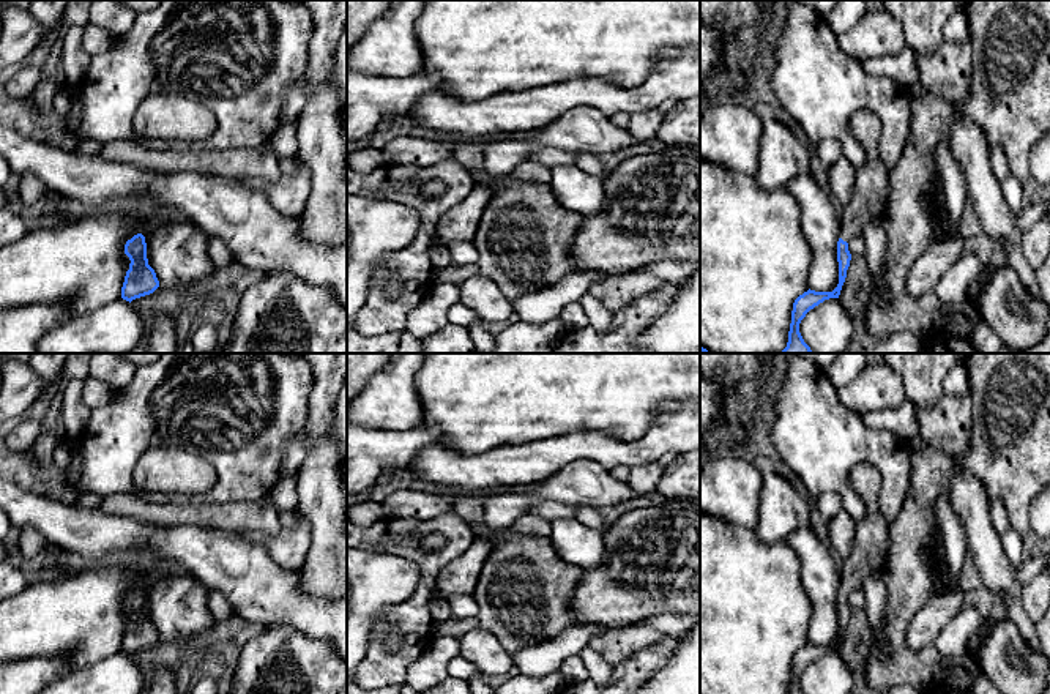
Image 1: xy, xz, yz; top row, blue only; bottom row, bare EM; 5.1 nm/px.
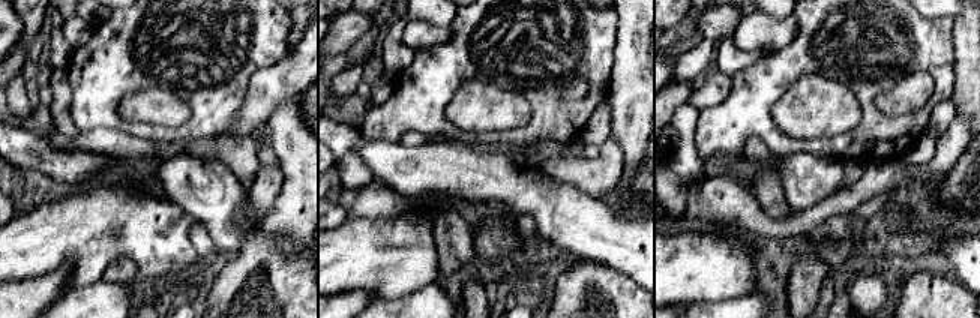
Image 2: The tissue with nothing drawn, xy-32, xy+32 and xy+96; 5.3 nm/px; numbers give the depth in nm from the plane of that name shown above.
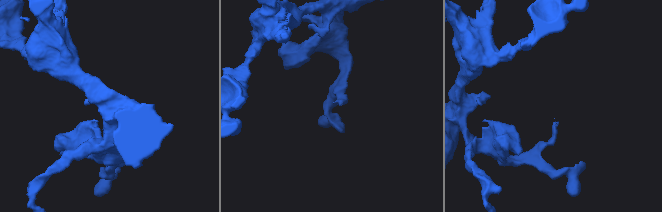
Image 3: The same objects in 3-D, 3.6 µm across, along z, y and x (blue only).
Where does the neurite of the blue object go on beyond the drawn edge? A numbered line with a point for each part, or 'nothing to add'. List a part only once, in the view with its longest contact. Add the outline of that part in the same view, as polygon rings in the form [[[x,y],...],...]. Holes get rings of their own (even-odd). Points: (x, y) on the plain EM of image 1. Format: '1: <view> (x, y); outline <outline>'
1: yz (872, 540); outline [[[878,513],[856,522],[851,555],[840,562],[840,591],[861,588],[867,574],[883,569],[891,546],[891,525]]]

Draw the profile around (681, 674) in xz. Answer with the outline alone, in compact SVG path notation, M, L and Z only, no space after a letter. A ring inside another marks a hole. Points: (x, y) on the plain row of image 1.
M700 617L680 637L668 662L650 678L639 694L700 694Z

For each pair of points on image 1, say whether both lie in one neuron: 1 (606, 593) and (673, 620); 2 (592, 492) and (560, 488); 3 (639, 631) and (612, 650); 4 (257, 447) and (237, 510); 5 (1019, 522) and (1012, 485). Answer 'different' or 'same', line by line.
1: different
2: same
3: same
4: different
5: same

